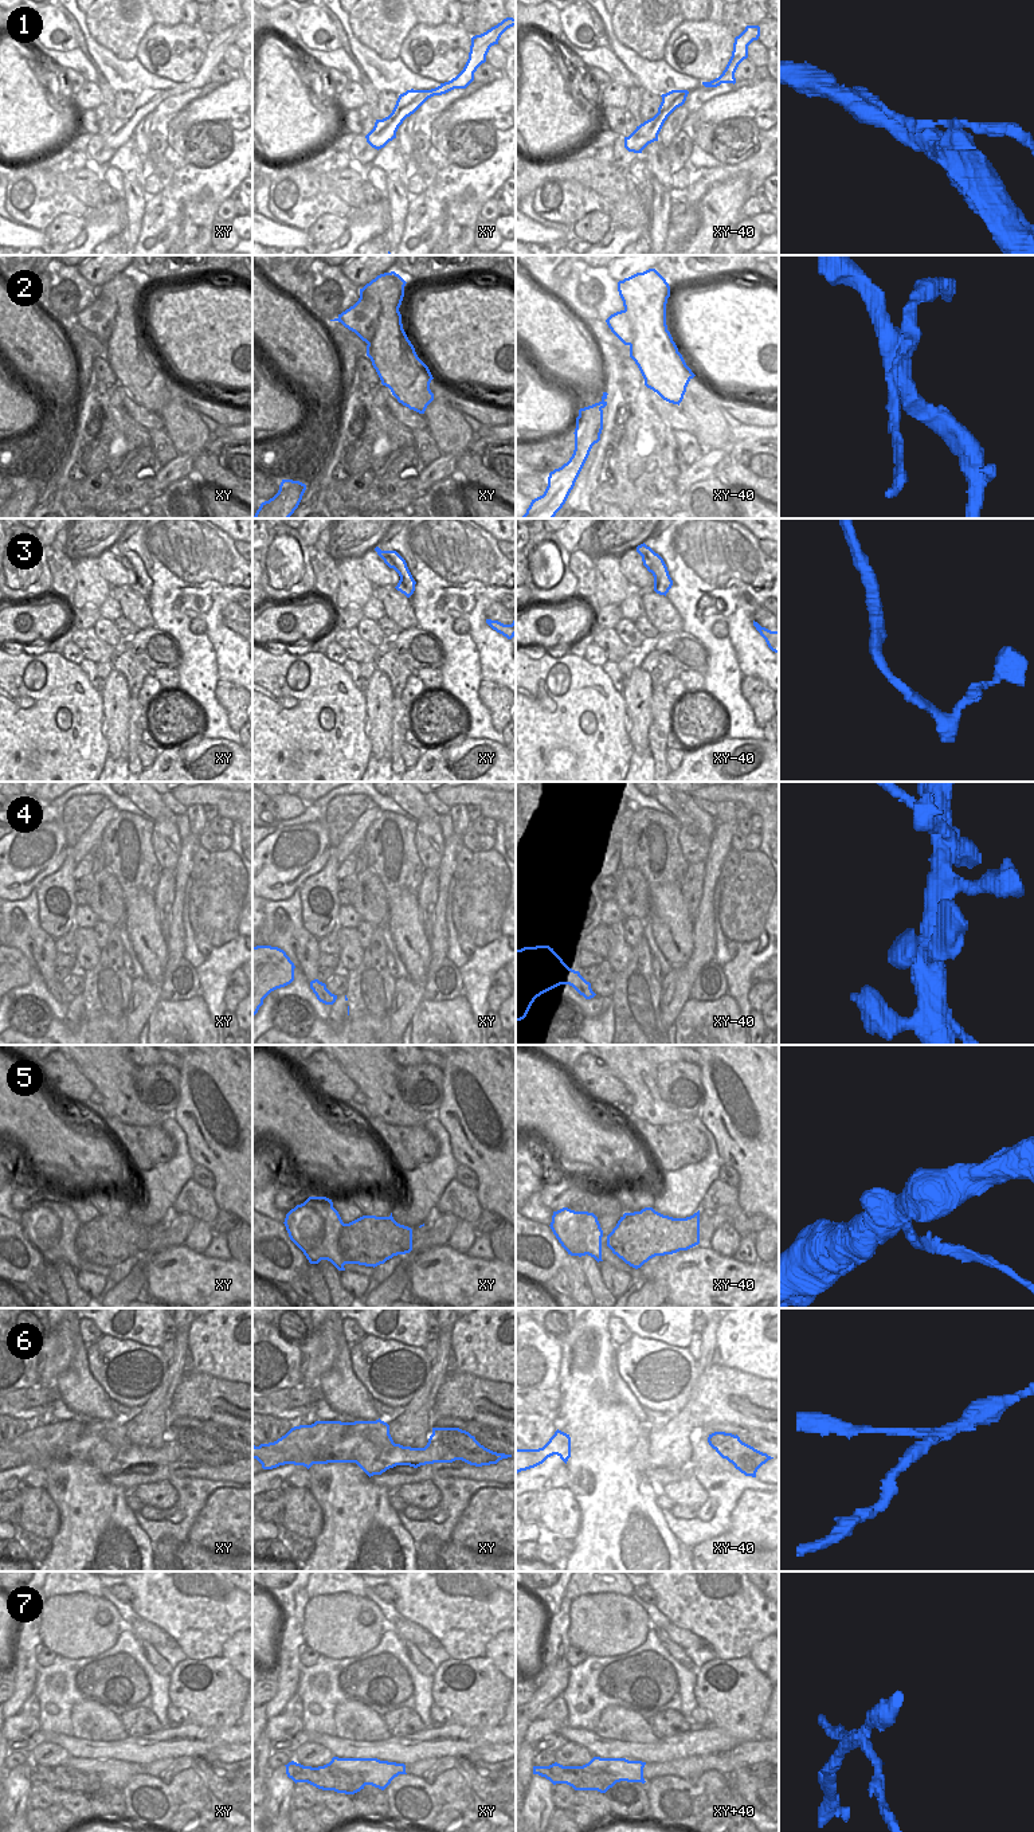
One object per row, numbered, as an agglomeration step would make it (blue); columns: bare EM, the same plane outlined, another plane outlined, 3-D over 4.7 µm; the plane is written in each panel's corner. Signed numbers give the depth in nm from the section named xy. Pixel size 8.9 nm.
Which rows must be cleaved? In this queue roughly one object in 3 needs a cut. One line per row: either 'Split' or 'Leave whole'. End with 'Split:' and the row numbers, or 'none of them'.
1: Leave whole
2: Split
3: Leave whole
4: Leave whole
5: Leave whole
6: Split
7: Split
Split: 2, 6, 7.

